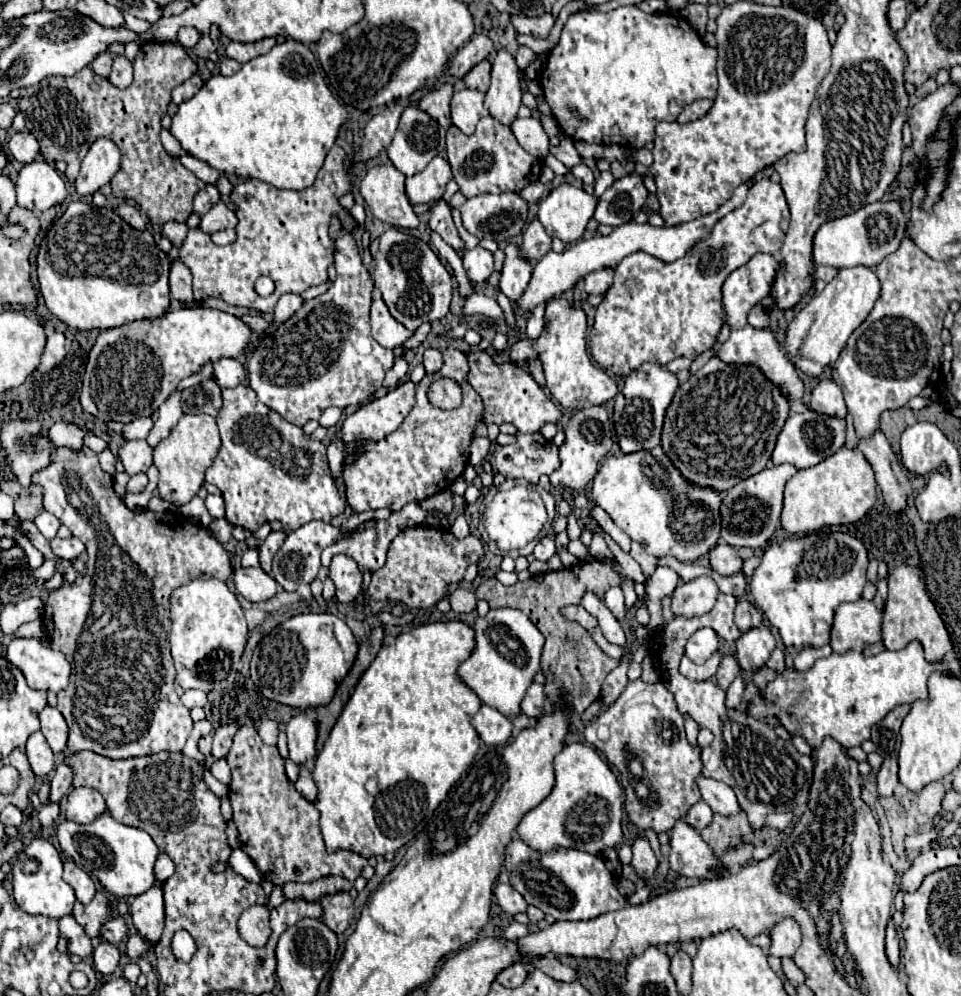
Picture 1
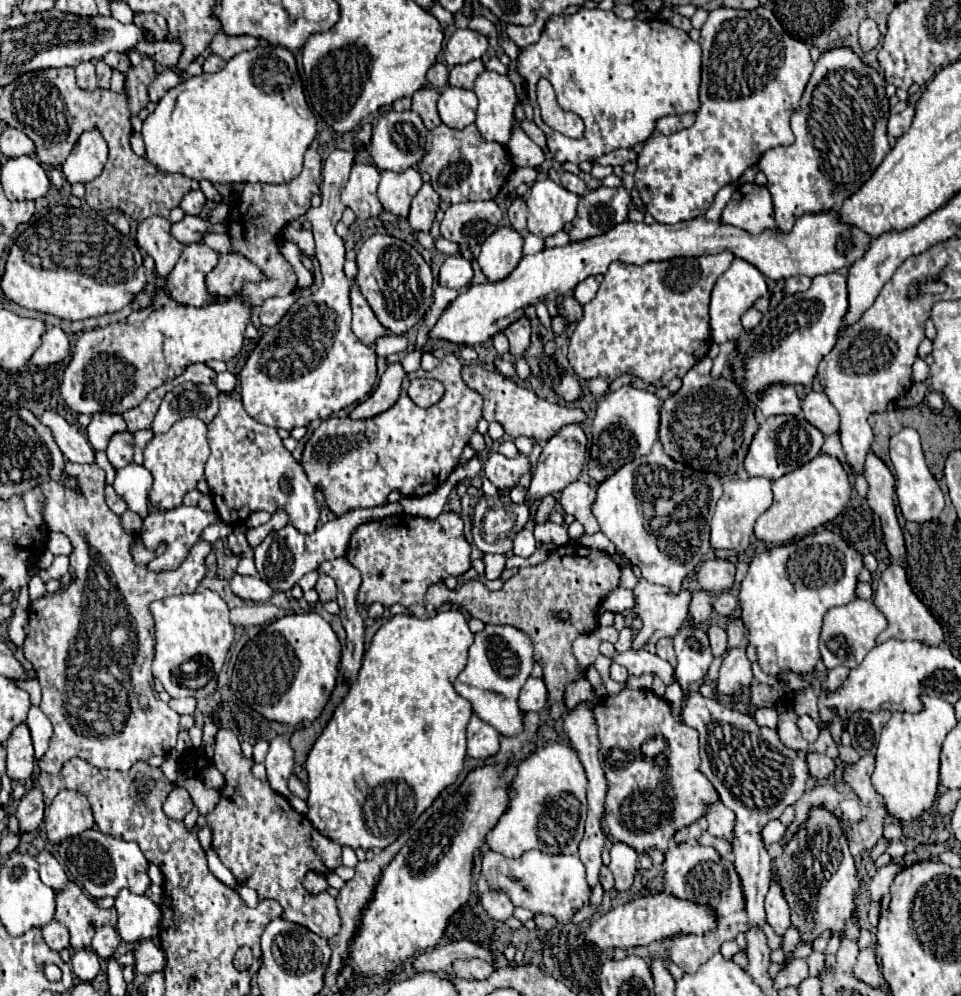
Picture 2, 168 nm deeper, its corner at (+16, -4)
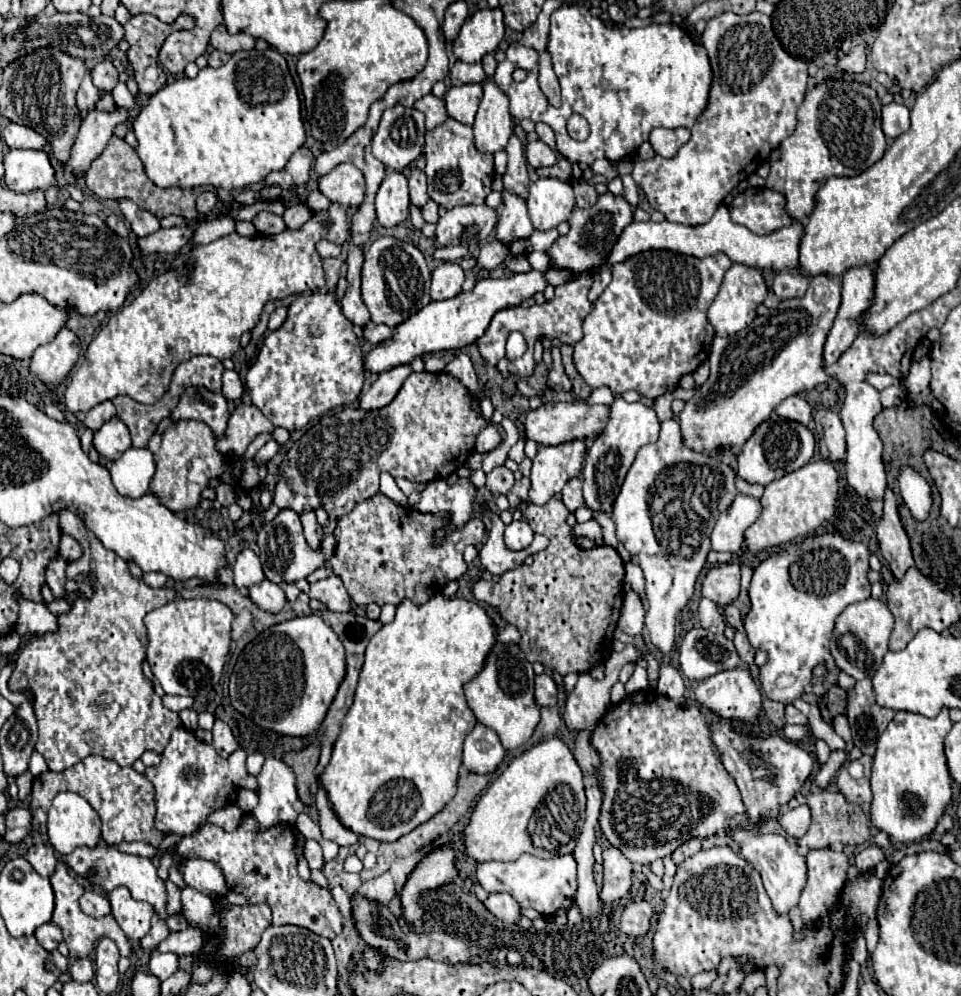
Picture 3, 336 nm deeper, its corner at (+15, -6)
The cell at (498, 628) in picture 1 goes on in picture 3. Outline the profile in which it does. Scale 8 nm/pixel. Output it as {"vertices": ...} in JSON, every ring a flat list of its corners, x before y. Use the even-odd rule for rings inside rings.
{"vertices":[[499,641,489,651,483,669,463,685,467,703,475,713,477,721,493,729,499,735,505,749,515,749,523,745,539,723,539,707,533,697,533,679,533,667,525,659,521,647]]}

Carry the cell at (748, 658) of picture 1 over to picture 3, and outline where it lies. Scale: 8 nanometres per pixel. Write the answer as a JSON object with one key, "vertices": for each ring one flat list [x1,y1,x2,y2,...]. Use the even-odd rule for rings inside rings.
{"vertices":[[745,667,725,669,713,677,707,677,705,681,699,683,695,697,703,707,711,709,713,713,717,713,725,719,737,719,737,721,745,721,745,723,753,723,757,719,757,713,761,711,761,699,763,699,759,685,755,683,755,679,751,677,751,673]]}

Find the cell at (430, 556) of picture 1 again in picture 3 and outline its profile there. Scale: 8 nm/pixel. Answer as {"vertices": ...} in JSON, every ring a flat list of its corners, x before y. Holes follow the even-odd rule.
{"vertices":[[377,495,377,499,367,499,365,503,359,503,349,515,345,515,345,519,341,519,337,523,335,535,337,535,337,551,335,551,333,559,329,559,329,563,325,563,325,567,333,569,333,573,337,573,341,577,345,589,349,591,351,599,357,605,361,605,361,607,365,607,369,603,399,605,405,599,413,601,415,605,423,605,425,601,431,599,431,595,441,593,449,581,465,575,467,563,463,561,463,551,469,543,483,541,485,525,481,519,469,519,463,527,451,529,447,525,447,515,425,515,411,507,403,509,403,507,395,505,393,501,389,501,385,495],[441,529,445,531,445,539,441,543,437,543,435,533]]}

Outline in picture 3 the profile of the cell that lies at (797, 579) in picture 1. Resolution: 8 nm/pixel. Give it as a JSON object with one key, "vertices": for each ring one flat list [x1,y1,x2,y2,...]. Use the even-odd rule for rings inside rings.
{"vertices":[[825,533,825,535,807,537,807,539,803,539,801,543,791,543,787,549,769,555,767,559,763,559,763,561,757,565,757,569,755,569,755,573,753,573,753,579,751,579,751,587,749,587,751,609,749,609,749,613,745,615,743,621,745,621,745,631,747,631,747,637,749,637,749,643,751,643,755,649,761,647,761,649,767,653,767,657,769,657,767,663,765,663,763,667,759,667,759,673,757,673,757,681,761,683,761,689,765,691,765,695,767,695,769,699,775,699,775,701,781,701,781,703,793,703,797,697,781,695,779,691,783,691,783,689,781,689,779,681,781,681,781,679,811,679,813,669,815,669,819,663,825,663,825,667,827,667,827,677,825,677,825,681,821,683,821,687,819,687,819,685,811,685,811,681,809,681,809,683,803,687,803,691,801,691,799,695,803,695,803,693,807,693,807,691,813,691,815,687,817,687,817,695,823,695,825,689,829,689,829,687,837,681,837,673,839,673,839,669,835,667,833,657,829,655,829,635,831,635,831,631,833,631,833,623,835,623,837,615,839,615,847,605,857,603,857,601,865,601,865,599,871,597,871,585,869,585,869,581,867,581,867,571,869,571,869,563,867,563,867,559,869,559,869,549,867,549,863,543,853,543,853,541,847,541,847,539,839,537,839,535,829,535,829,533]]}

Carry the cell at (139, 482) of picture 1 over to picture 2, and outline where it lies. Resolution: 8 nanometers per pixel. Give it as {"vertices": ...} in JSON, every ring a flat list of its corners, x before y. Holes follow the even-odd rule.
{"vertices":[[130,463,118,469,112,487,128,503,130,511,138,513,142,519,148,515,148,491,152,487,152,473,144,465]]}

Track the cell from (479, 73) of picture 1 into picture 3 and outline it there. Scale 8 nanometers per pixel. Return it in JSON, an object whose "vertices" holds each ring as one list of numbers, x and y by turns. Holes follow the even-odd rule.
{"vertices":[[457,61,450,68,449,77,452,85,465,85,465,83,483,83,485,81,485,73,481,63,463,63]]}

